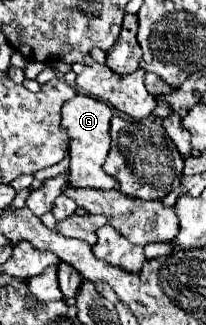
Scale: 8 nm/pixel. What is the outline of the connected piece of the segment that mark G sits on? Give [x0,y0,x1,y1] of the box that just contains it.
[63,95,119,189]

